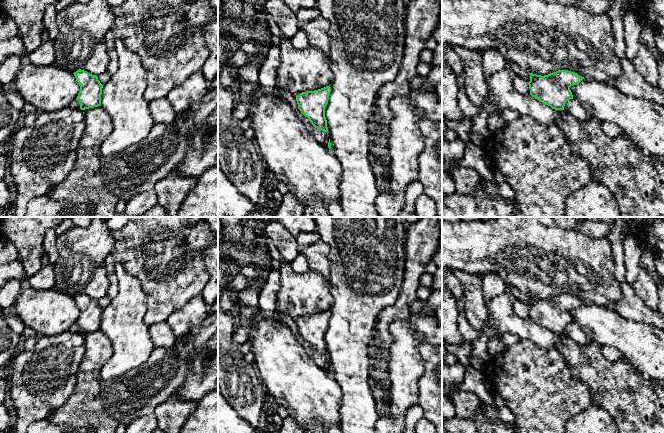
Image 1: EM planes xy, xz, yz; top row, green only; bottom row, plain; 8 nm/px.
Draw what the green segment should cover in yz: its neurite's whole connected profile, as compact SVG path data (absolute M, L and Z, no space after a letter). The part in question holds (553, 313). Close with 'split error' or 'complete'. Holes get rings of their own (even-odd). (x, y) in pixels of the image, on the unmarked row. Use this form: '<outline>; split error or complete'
M558 294L548 299L529 297L530 319L555 334L564 334L566 326L573 323L570 311L584 301L568 294Z; complete

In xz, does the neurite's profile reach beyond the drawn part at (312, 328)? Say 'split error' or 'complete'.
complete

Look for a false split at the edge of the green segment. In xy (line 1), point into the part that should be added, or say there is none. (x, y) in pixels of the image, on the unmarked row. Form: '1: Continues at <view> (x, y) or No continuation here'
1: No continuation here

